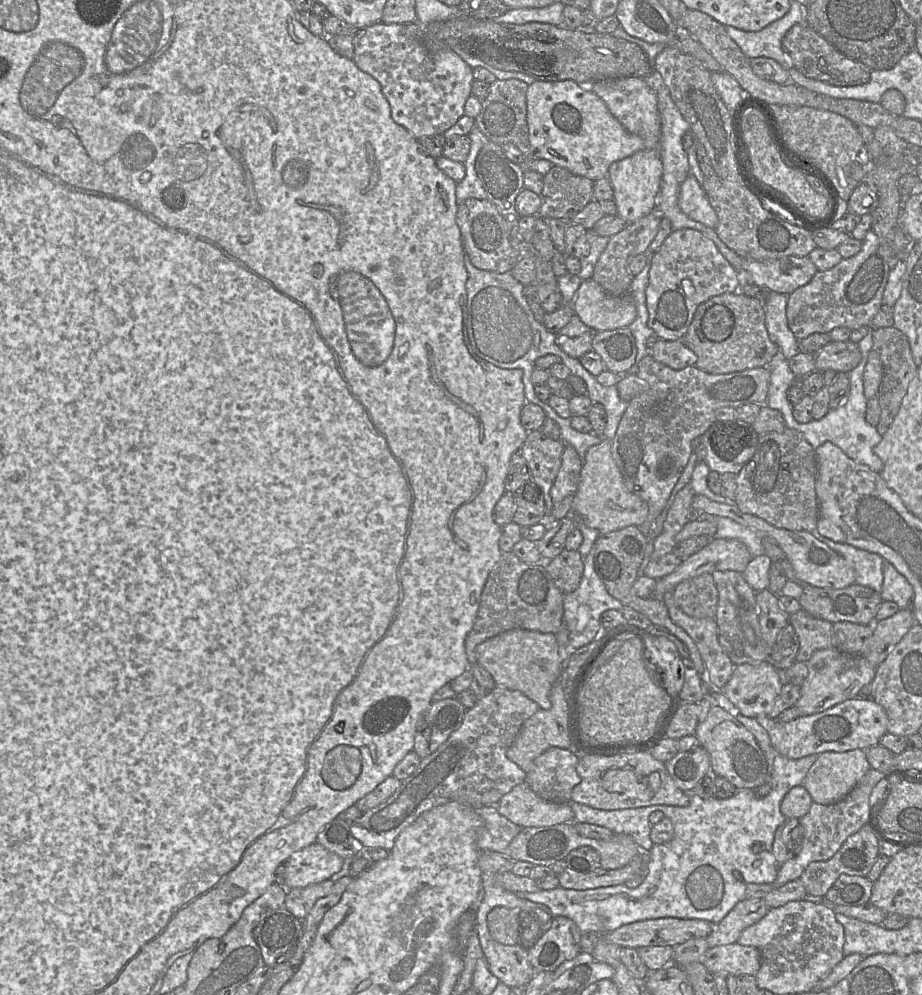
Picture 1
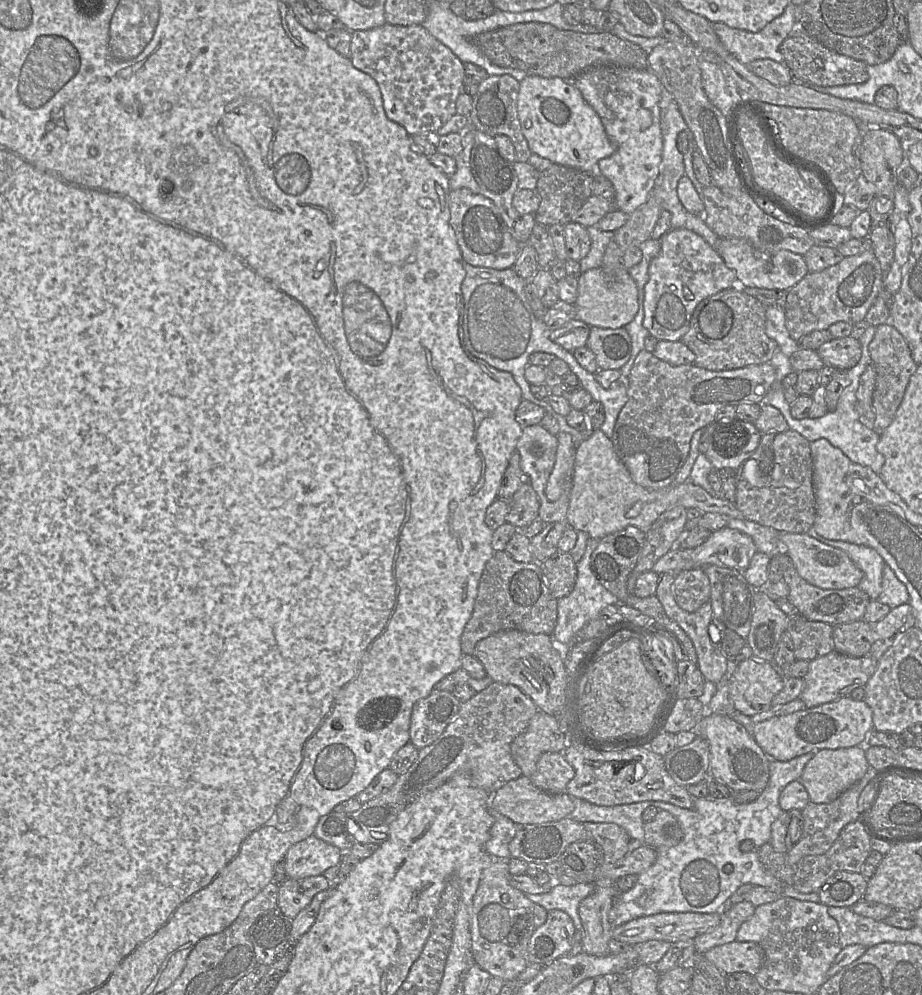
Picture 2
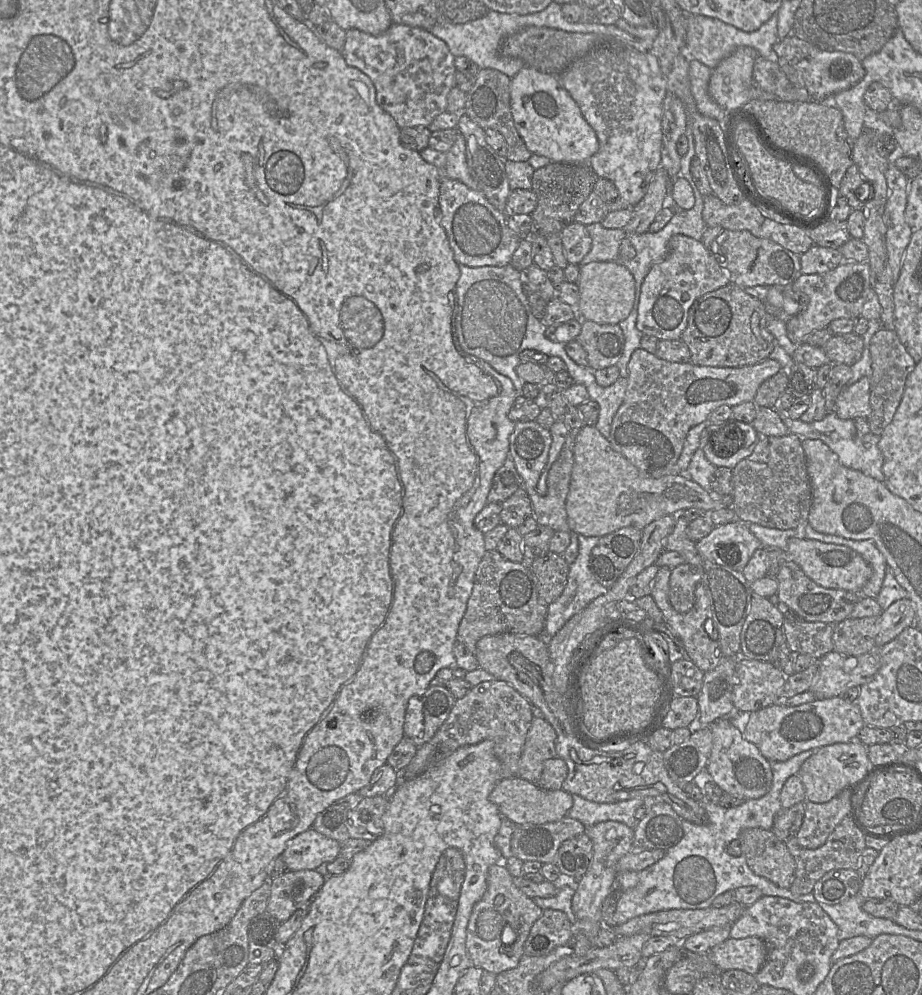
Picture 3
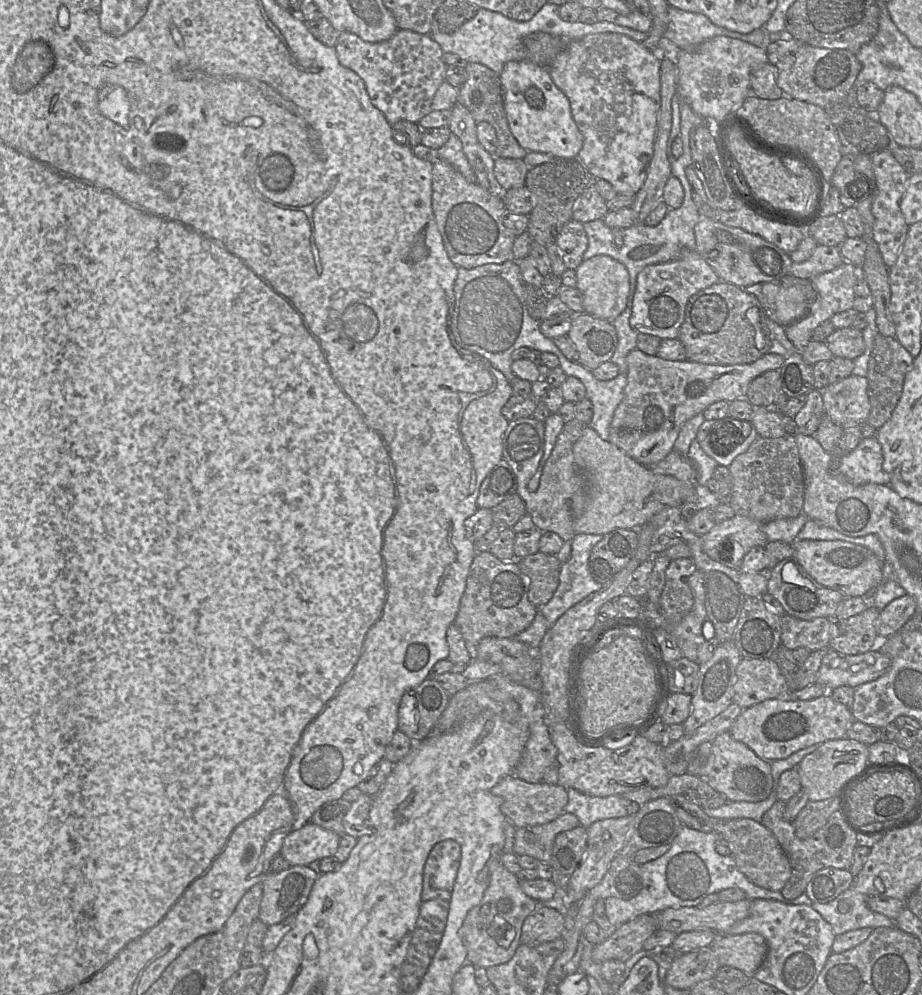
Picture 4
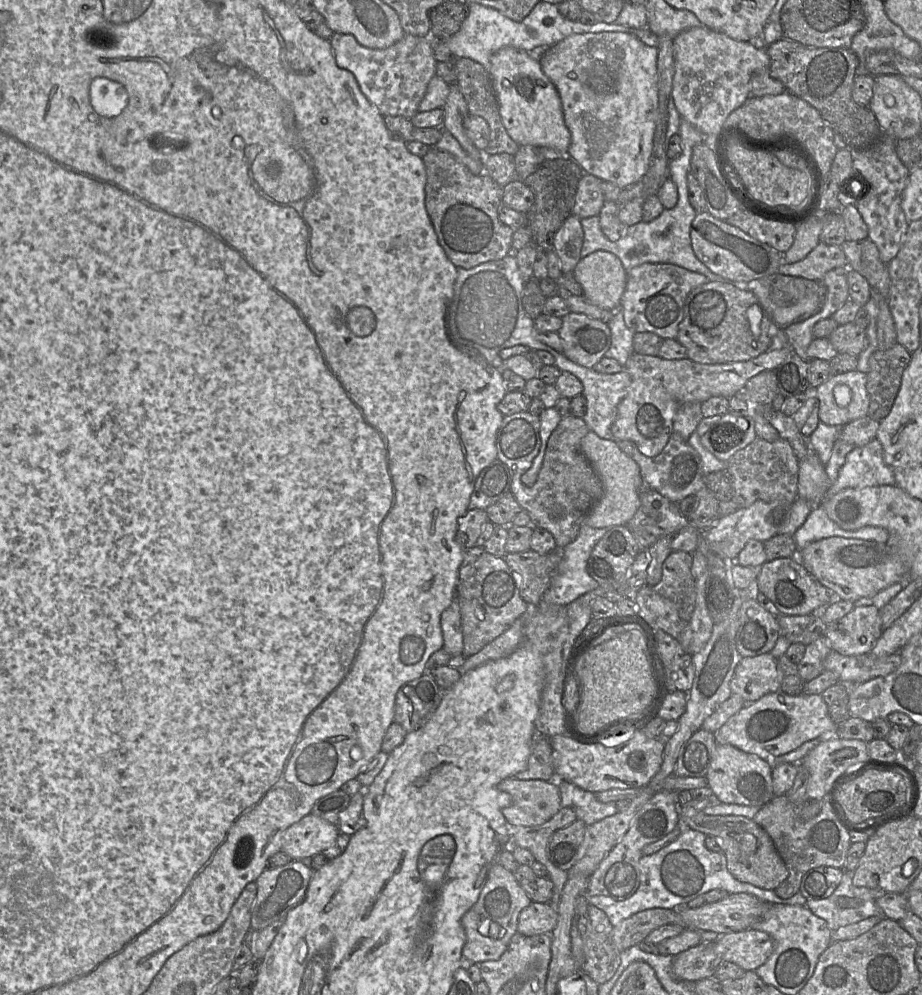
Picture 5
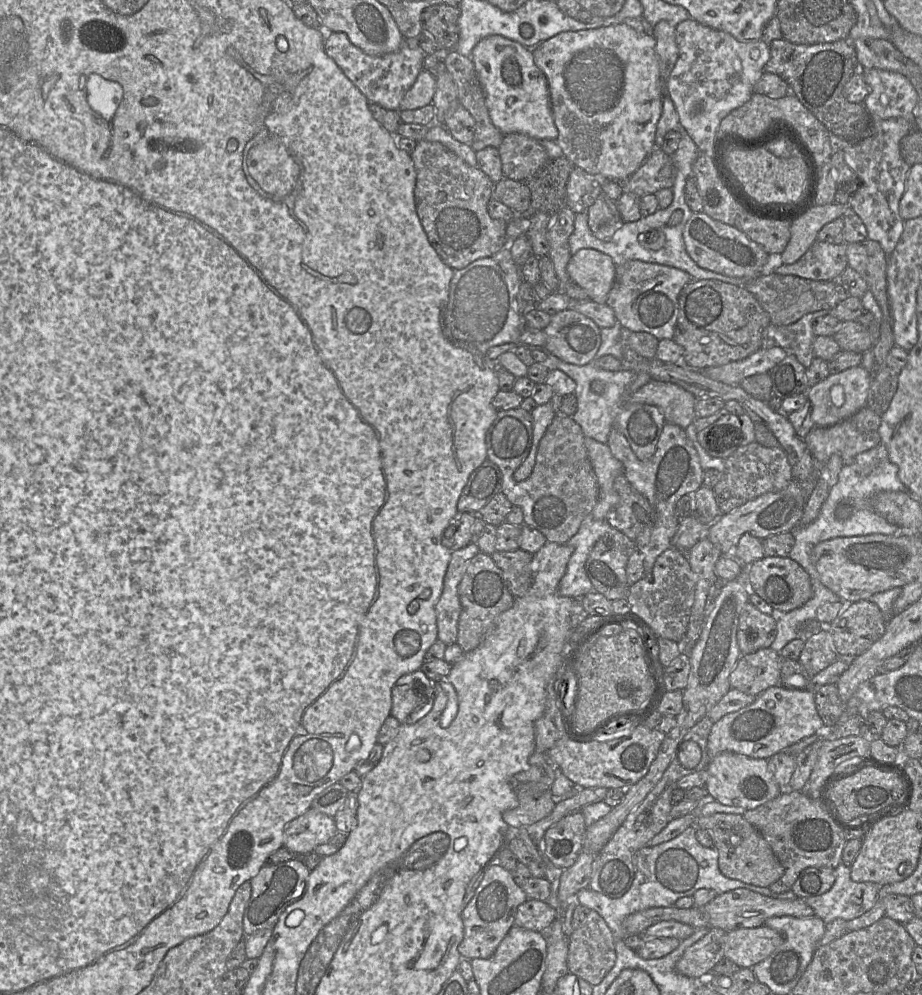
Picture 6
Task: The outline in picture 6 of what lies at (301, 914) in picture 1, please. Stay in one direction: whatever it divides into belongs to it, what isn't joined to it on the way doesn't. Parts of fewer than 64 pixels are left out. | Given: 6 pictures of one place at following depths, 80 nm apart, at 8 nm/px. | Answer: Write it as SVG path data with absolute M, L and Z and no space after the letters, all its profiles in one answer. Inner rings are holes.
M300 857L278 864L266 863L249 881L251 883L251 896L243 916L245 936L274 927L283 911L302 897L309 874L310 870Z

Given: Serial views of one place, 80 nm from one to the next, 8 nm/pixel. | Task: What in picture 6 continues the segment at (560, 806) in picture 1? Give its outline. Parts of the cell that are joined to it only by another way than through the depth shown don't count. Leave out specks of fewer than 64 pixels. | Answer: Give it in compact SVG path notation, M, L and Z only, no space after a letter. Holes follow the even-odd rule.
M513 777L511 786L517 795L519 805L514 809L506 810L502 817L513 829L532 825L547 817L558 802L545 784L519 783Z

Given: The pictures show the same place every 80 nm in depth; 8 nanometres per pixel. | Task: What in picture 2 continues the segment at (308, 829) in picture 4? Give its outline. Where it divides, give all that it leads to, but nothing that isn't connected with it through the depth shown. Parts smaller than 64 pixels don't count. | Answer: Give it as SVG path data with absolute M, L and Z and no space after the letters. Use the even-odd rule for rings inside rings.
M313 834L288 849L284 858L287 878L303 879L323 875L325 870L340 863L342 853Z

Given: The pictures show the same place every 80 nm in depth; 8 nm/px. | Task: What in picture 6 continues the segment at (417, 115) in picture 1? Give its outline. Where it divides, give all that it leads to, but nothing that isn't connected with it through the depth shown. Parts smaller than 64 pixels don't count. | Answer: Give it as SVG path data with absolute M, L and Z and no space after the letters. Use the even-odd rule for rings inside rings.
M326 32L325 53L332 58L347 78L359 89L369 103L389 110L401 111L403 97L423 70L425 53L413 43L404 43L397 51L382 56L371 56L351 43L342 32Z

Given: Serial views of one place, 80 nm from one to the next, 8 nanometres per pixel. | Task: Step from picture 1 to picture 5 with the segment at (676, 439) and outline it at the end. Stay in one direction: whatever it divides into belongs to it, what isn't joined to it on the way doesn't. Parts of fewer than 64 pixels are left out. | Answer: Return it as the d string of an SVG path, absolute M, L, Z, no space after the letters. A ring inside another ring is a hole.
M772 347L758 357L735 363L700 364L688 358L667 360L659 356L633 353L625 366L631 376L629 389L618 405L618 414L612 424L613 440L628 440L635 444L641 454L646 457L659 455L667 445L673 431L673 421L677 411L688 403L703 403L712 397L732 398L743 395L747 382L763 371L773 371L787 357L789 347Z

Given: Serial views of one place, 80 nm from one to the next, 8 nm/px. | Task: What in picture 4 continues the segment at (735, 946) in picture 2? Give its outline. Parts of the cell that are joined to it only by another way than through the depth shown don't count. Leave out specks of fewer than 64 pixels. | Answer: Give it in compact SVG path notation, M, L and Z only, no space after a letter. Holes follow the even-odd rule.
M758 933L718 935L710 947L721 966L737 968L747 975L754 975L768 953L768 944Z

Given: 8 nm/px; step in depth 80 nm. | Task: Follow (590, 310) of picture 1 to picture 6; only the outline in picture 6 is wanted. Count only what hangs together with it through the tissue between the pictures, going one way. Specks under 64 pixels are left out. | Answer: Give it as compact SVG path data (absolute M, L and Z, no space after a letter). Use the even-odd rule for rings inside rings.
M591 248L580 249L571 256L567 272L570 279L587 292L590 300L600 304L606 303L616 273L616 265L609 255Z

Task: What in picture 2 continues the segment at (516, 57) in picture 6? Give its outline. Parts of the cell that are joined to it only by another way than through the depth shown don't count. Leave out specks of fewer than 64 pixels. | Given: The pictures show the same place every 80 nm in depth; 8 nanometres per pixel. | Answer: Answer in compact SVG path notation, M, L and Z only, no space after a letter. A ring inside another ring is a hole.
M526 76L520 82L517 112L531 151L553 163L593 172L601 159L609 157L616 150L601 118L572 81L557 77Z

